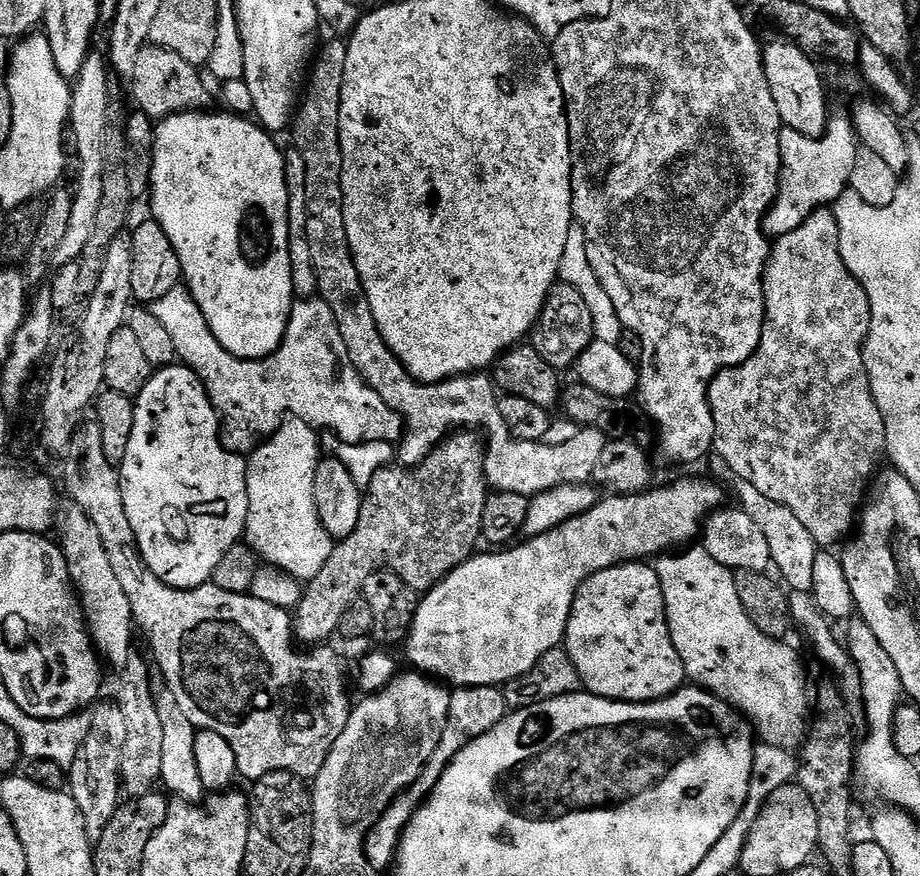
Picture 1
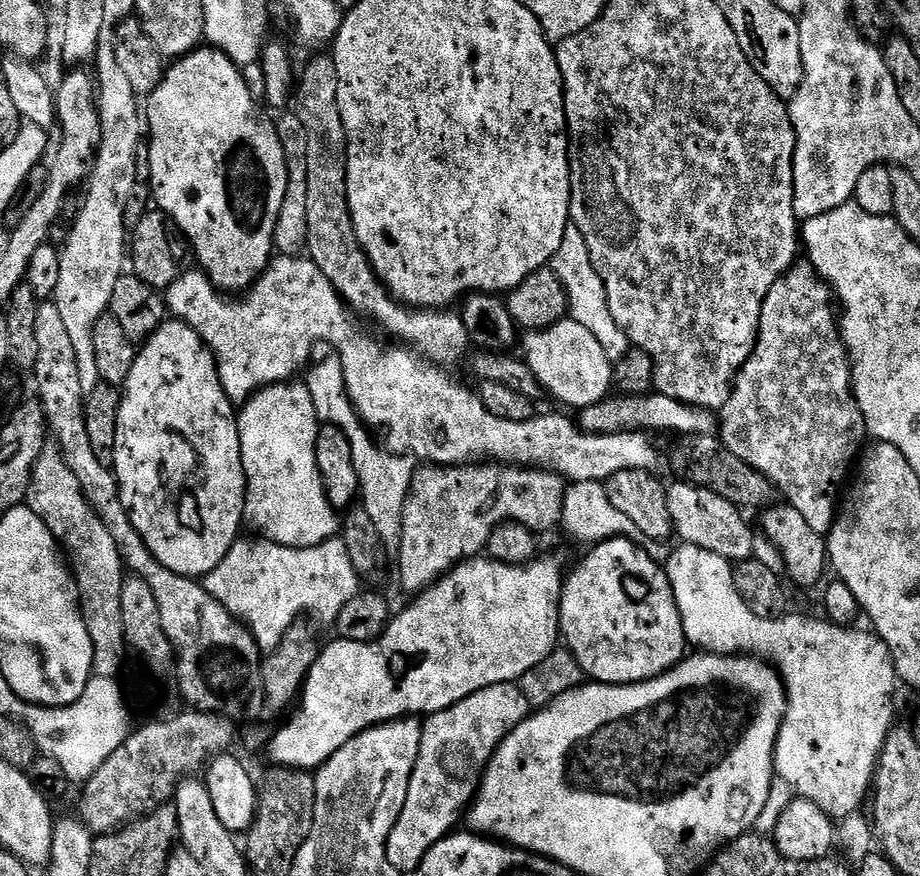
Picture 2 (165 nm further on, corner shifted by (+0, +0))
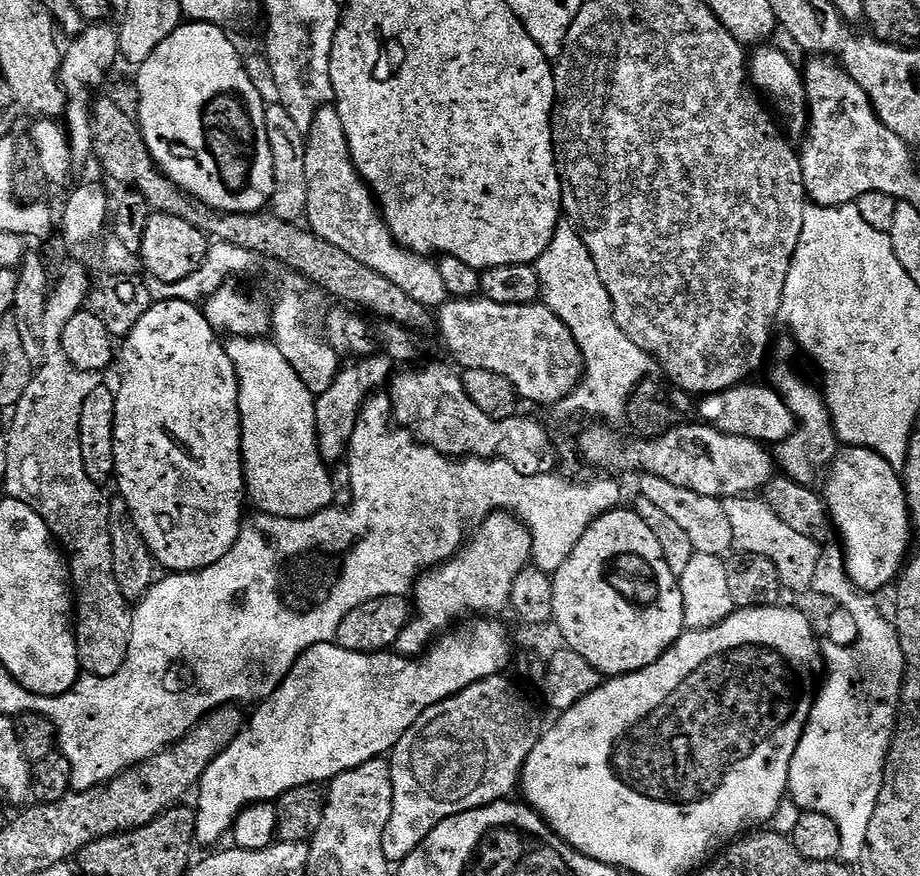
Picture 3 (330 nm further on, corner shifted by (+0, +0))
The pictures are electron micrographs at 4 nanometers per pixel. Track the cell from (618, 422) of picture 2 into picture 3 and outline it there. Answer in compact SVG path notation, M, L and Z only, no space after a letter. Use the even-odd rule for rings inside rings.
M745 382L728 388L724 392L710 392L703 397L700 404L699 419L703 423L711 424L719 432L734 434L742 438L758 440L765 446L775 446L782 443L796 428L796 419L786 406L775 387L763 388L760 384Z

